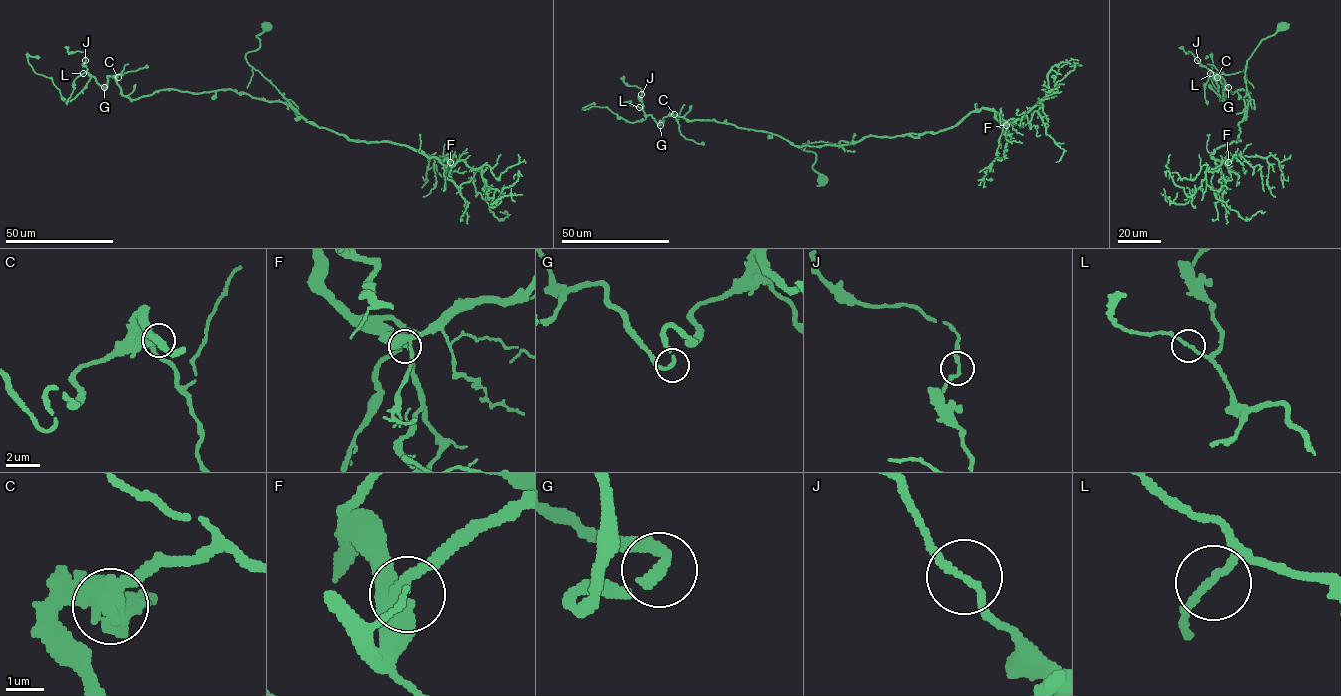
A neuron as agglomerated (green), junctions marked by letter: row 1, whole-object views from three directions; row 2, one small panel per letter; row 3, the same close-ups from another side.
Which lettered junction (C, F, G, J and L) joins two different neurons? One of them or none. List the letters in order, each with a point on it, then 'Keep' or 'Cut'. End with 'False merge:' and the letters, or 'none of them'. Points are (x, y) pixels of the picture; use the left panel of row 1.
C: Place: (118, 77). Keep
F: Place: (450, 162). Keep
G: Place: (104, 87). Keep
J: Place: (85, 60). Keep
L: Place: (83, 73). Keep
False merge: none of them

